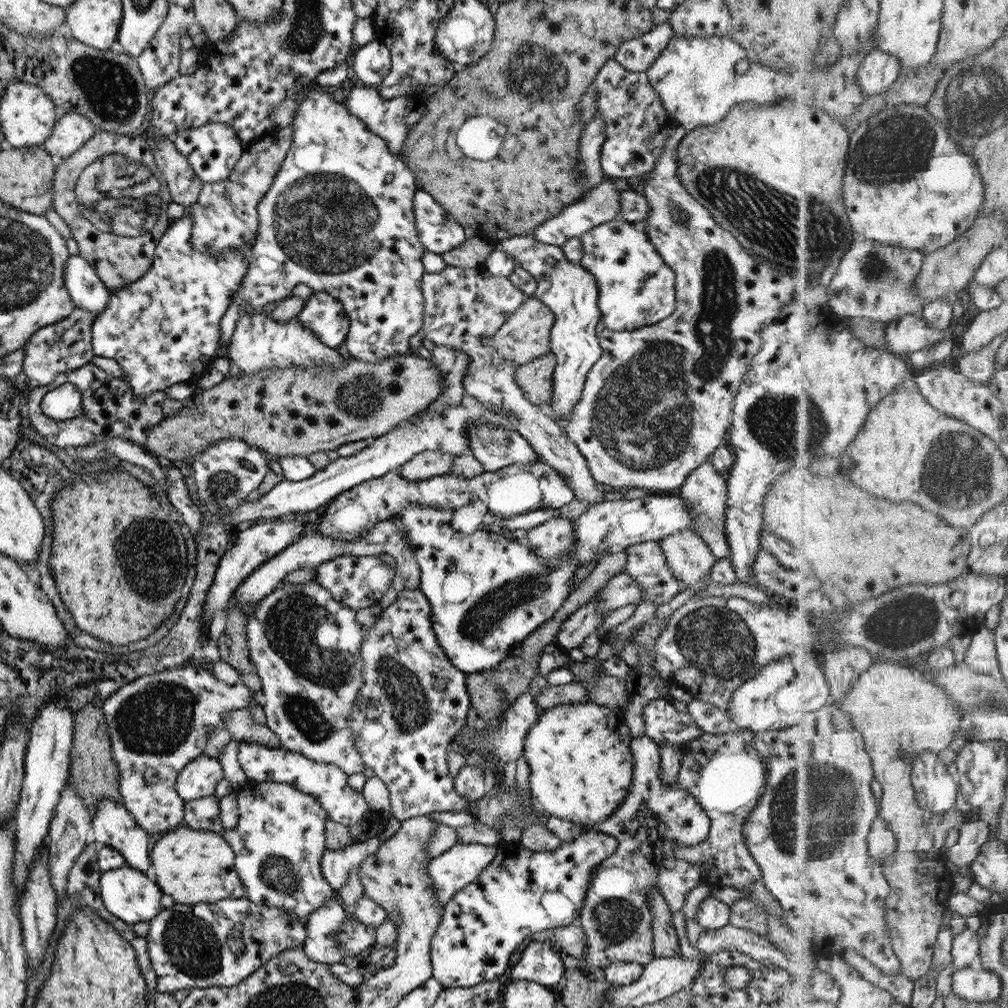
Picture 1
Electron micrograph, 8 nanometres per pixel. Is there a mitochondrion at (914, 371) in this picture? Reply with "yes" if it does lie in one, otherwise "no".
no

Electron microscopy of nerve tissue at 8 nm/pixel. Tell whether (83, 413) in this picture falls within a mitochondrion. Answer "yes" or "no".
no

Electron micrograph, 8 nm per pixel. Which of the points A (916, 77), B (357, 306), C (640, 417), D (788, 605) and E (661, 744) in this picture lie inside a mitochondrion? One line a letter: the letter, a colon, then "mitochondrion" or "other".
A: other
B: other
C: mitochondrion
D: other
E: other

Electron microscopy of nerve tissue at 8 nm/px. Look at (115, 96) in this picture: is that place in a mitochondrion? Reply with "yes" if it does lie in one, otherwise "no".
yes

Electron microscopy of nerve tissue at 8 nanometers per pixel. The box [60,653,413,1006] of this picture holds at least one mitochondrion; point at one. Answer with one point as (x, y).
(156, 721)

